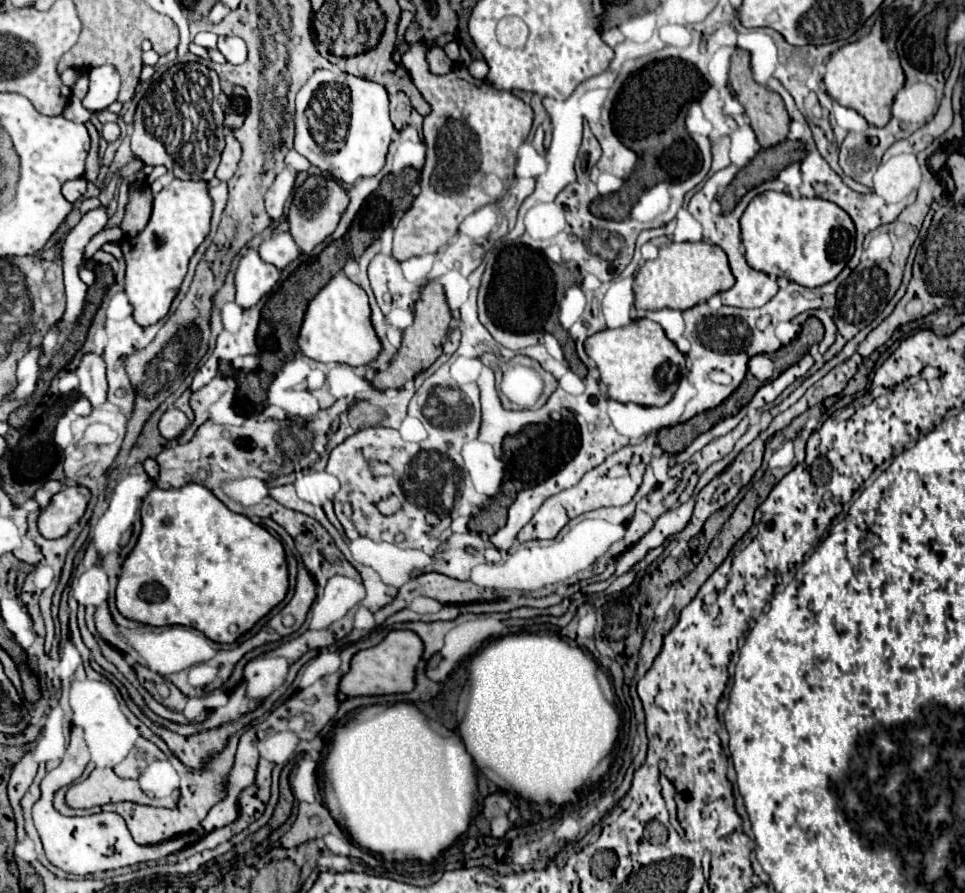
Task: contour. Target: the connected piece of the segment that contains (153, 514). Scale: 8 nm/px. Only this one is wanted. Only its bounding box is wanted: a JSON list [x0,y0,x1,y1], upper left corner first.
[117,484,289,644]

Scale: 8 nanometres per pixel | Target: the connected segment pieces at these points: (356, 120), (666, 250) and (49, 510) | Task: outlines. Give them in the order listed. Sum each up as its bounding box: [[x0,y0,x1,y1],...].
[[293,70,393,184],[633,242,735,310],[37,486,91,538]]

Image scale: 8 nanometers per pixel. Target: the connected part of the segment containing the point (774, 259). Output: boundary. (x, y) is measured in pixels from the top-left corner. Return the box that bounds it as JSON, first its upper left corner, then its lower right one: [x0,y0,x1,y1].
[739,192,855,288]

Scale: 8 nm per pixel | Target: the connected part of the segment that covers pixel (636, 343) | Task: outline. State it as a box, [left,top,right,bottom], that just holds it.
[585,318,687,406]

